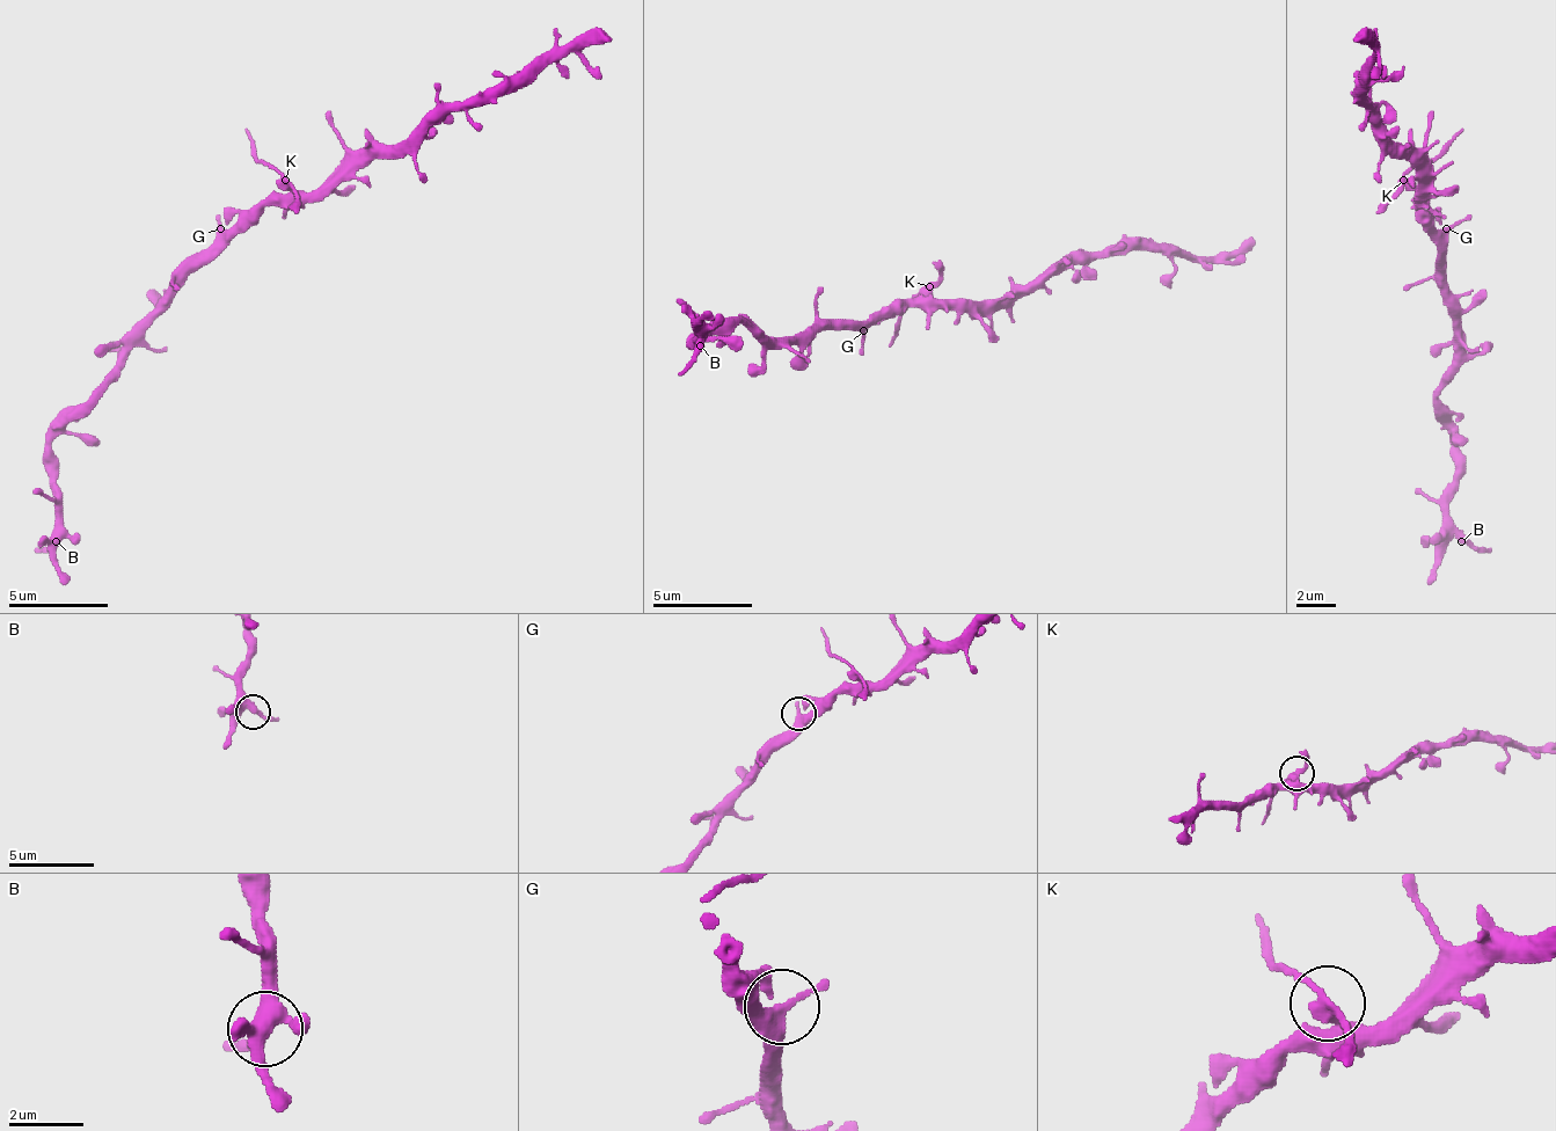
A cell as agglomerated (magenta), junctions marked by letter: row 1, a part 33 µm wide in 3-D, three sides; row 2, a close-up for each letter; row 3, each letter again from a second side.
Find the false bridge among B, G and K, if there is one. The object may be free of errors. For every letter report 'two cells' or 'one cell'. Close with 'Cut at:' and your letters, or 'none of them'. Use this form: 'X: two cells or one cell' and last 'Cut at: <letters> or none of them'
B: one cell
G: one cell
K: two cells
Cut at: K

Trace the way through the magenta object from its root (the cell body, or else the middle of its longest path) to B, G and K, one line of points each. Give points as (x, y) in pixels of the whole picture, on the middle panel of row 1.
B: (878, 311), (789, 340), (765, 340), (739, 320), (715, 320), (695, 340), (700, 330), (700, 345)
G: (878, 311), (878, 315), (863, 330)
K: (878, 311), (913, 306), (928, 285)

